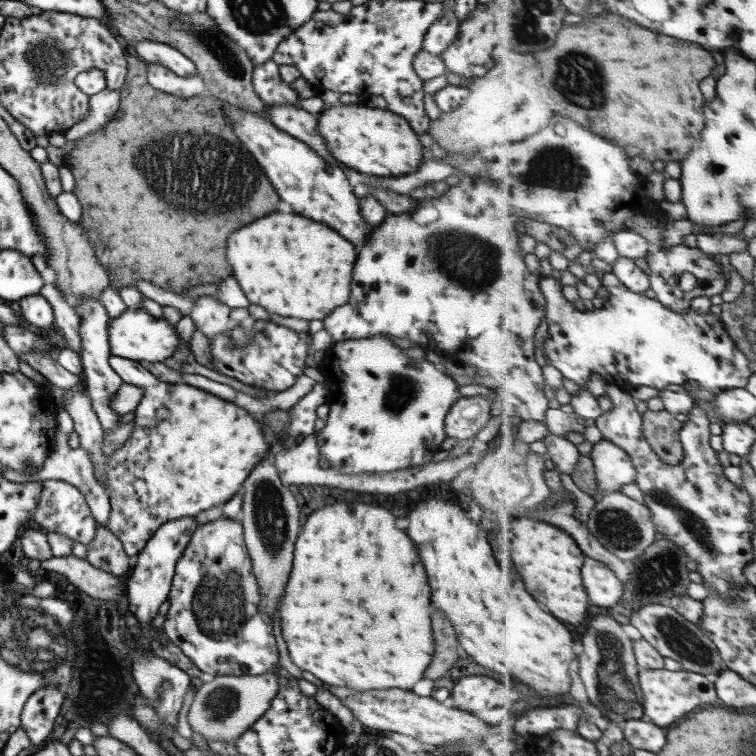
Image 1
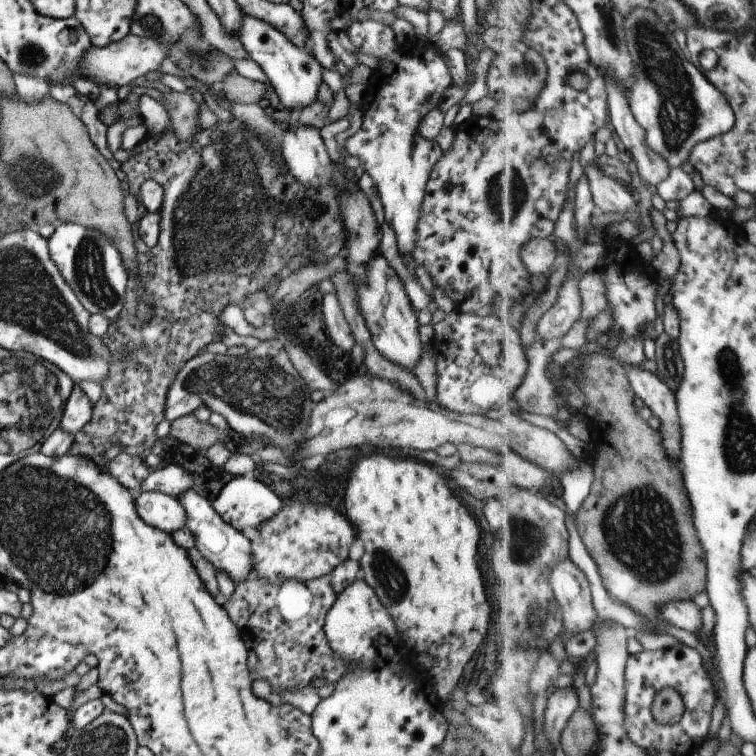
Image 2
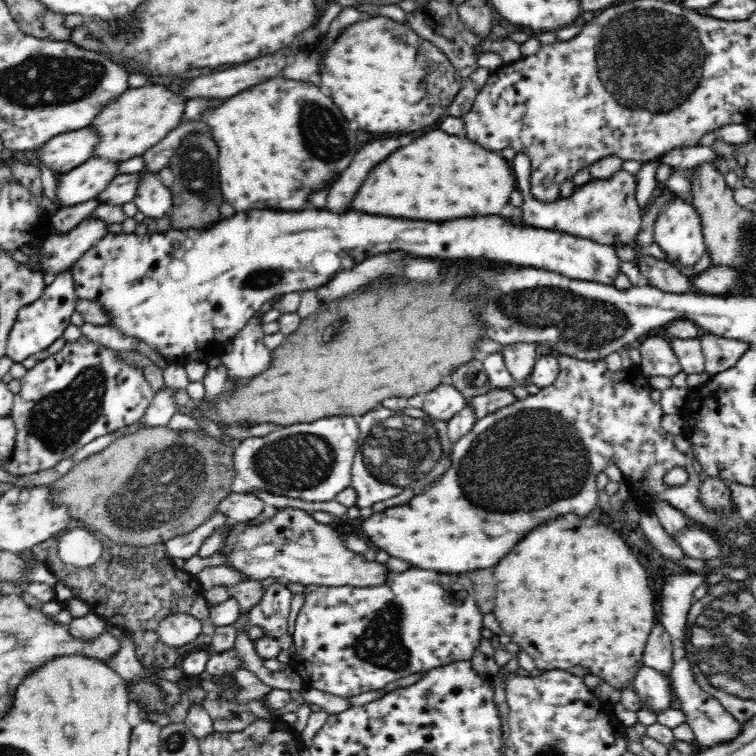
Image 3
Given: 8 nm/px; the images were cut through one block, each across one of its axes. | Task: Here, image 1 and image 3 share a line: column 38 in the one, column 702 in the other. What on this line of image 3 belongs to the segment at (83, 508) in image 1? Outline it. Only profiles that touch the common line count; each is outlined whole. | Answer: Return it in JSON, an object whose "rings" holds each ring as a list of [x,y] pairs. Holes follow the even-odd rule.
{"rings":[[[564,355],[556,357],[560,370],[554,384],[478,419],[472,430],[452,446],[448,469],[440,474],[440,480],[434,482],[432,488],[422,496],[414,496],[408,504],[386,507],[362,522],[363,534],[376,548],[386,550],[394,558],[408,560],[418,568],[438,572],[468,572],[496,566],[532,528],[570,513],[586,517],[594,510],[598,504],[597,475],[605,472],[610,463],[624,475],[628,483],[627,500],[632,498],[637,502],[639,512],[652,511],[656,501],[666,501],[681,510],[689,524],[715,535],[722,536],[743,528],[744,523],[734,511],[724,512],[702,502],[702,480],[698,476],[696,460],[676,449],[675,435],[661,427],[661,404],[652,400],[648,387],[636,383],[638,369],[612,371],[604,359],[588,362]],[[676,466],[688,472],[687,481],[668,485],[664,476]]]}

